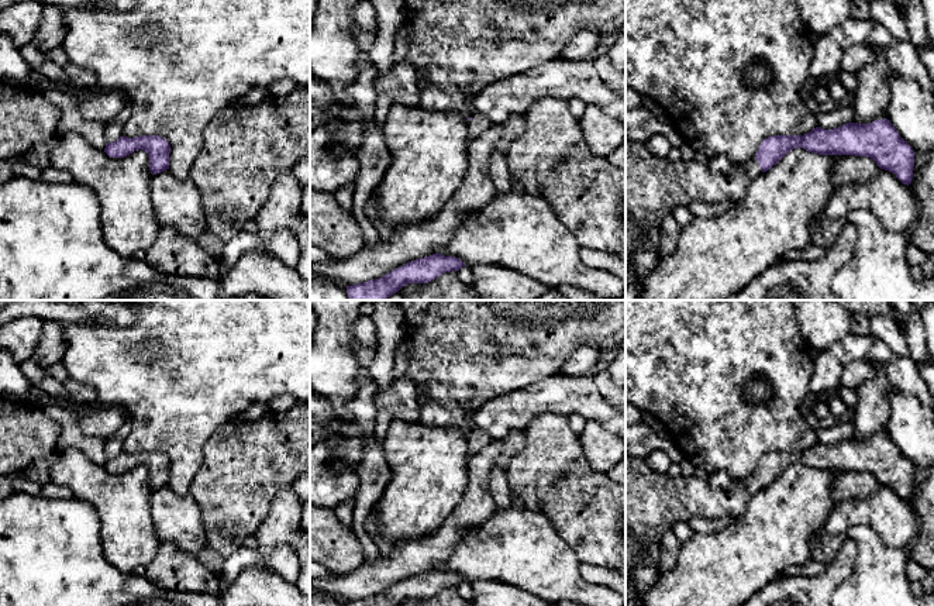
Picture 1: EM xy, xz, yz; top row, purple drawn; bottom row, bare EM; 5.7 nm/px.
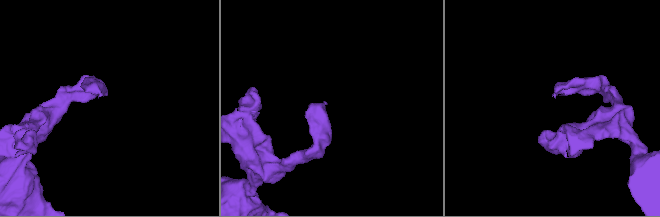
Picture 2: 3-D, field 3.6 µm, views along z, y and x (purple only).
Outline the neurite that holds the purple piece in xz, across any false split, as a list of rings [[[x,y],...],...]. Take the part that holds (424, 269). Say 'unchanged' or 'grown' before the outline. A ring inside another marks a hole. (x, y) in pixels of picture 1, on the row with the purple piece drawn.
unchanged | [[[432,254],[404,264],[379,279],[347,286],[351,300],[386,300],[409,283],[427,283],[440,275],[459,271],[465,264],[455,256]]]

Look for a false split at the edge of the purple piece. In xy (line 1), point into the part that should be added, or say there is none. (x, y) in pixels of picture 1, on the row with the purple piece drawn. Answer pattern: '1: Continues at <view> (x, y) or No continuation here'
1: No continuation here

